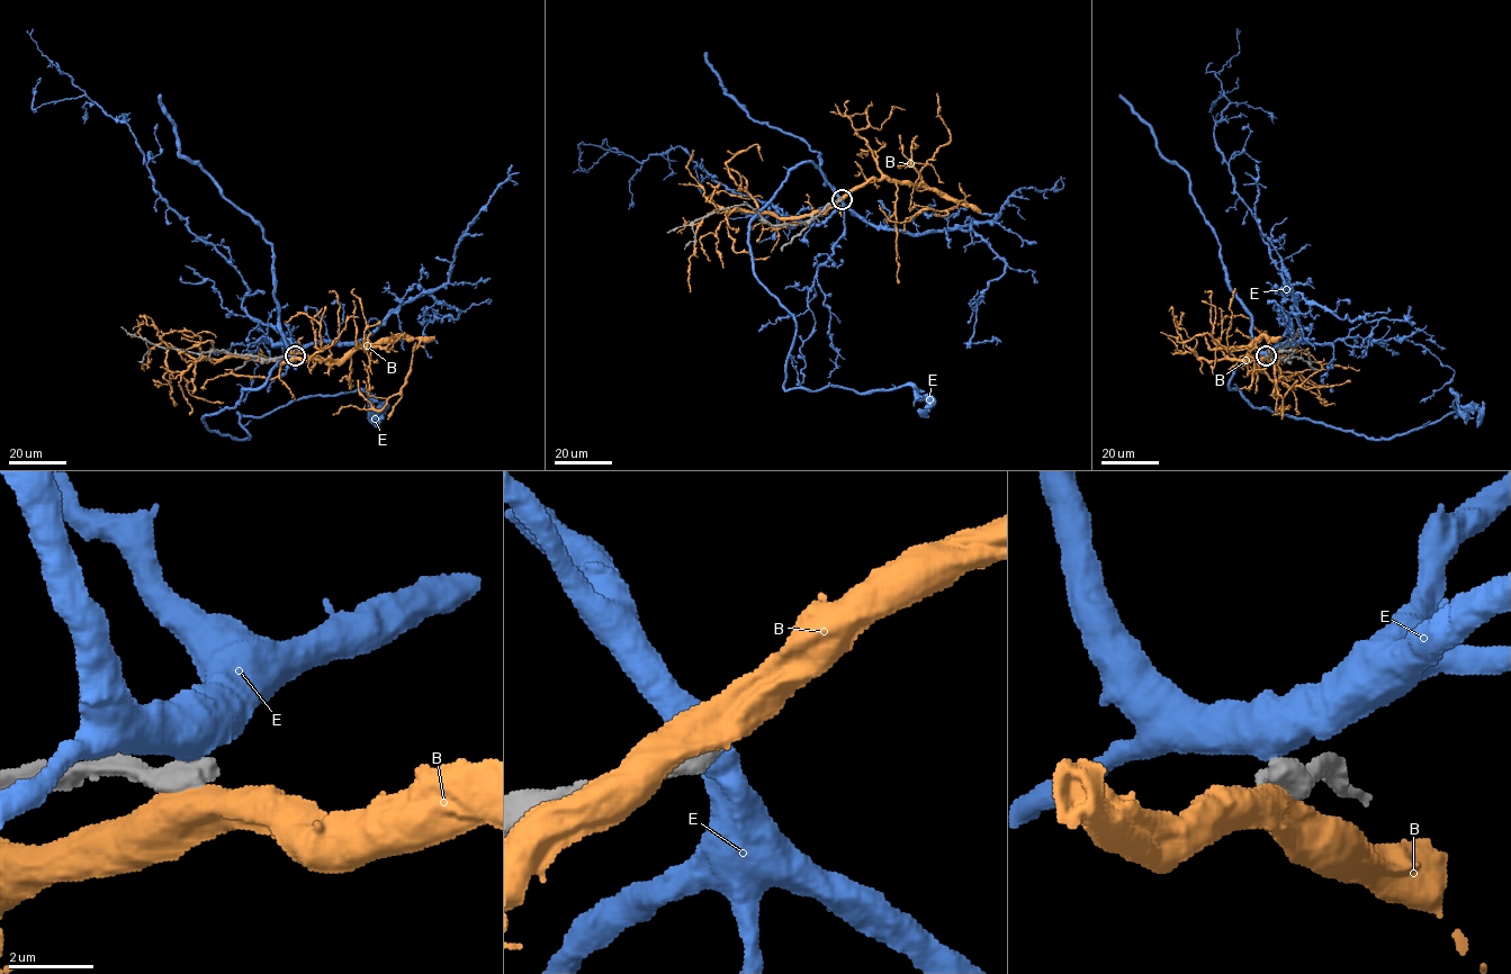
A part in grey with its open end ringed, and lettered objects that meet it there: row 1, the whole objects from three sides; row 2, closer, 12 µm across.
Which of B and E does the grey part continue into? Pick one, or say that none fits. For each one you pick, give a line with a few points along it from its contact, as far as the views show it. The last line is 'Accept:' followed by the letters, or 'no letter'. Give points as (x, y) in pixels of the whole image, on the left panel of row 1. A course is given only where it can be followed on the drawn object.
Accept: no letter

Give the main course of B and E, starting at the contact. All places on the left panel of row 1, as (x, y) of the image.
B: (294, 357), (341, 360), (366, 344), (396, 336), (419, 339), (405, 385), (380, 409), (348, 405), (333, 415)
E: (294, 354), (206, 426), (246, 439), (239, 413), (363, 390), (381, 408), (374, 426)

